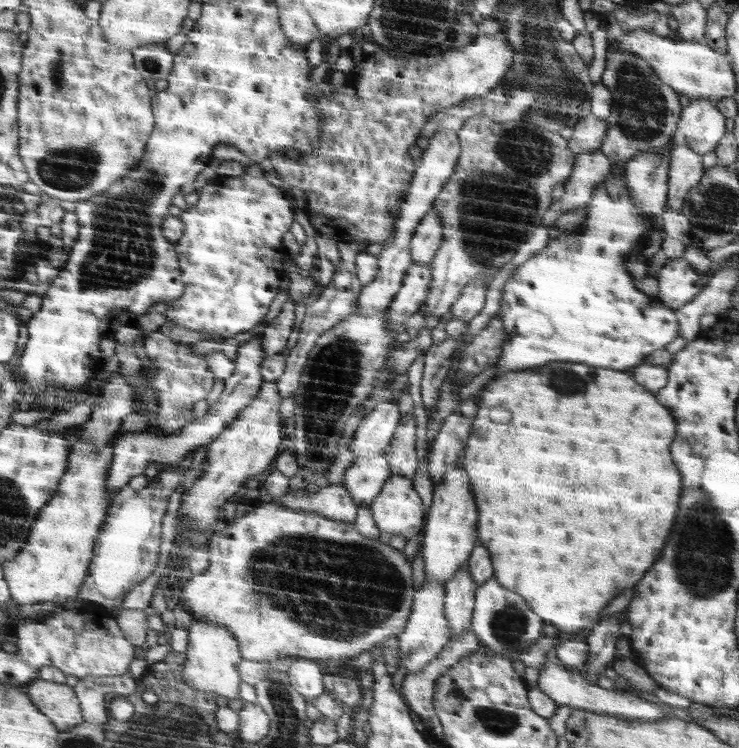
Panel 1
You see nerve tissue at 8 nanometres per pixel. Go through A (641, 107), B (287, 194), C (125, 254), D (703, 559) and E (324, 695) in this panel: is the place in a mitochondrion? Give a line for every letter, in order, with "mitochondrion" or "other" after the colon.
A: mitochondrion
B: other
C: mitochondrion
D: mitochondrion
E: other

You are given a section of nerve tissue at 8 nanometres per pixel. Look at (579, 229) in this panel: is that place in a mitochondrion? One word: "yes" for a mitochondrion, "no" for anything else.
no

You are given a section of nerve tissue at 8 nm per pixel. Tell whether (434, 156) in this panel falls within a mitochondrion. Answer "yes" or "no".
no

